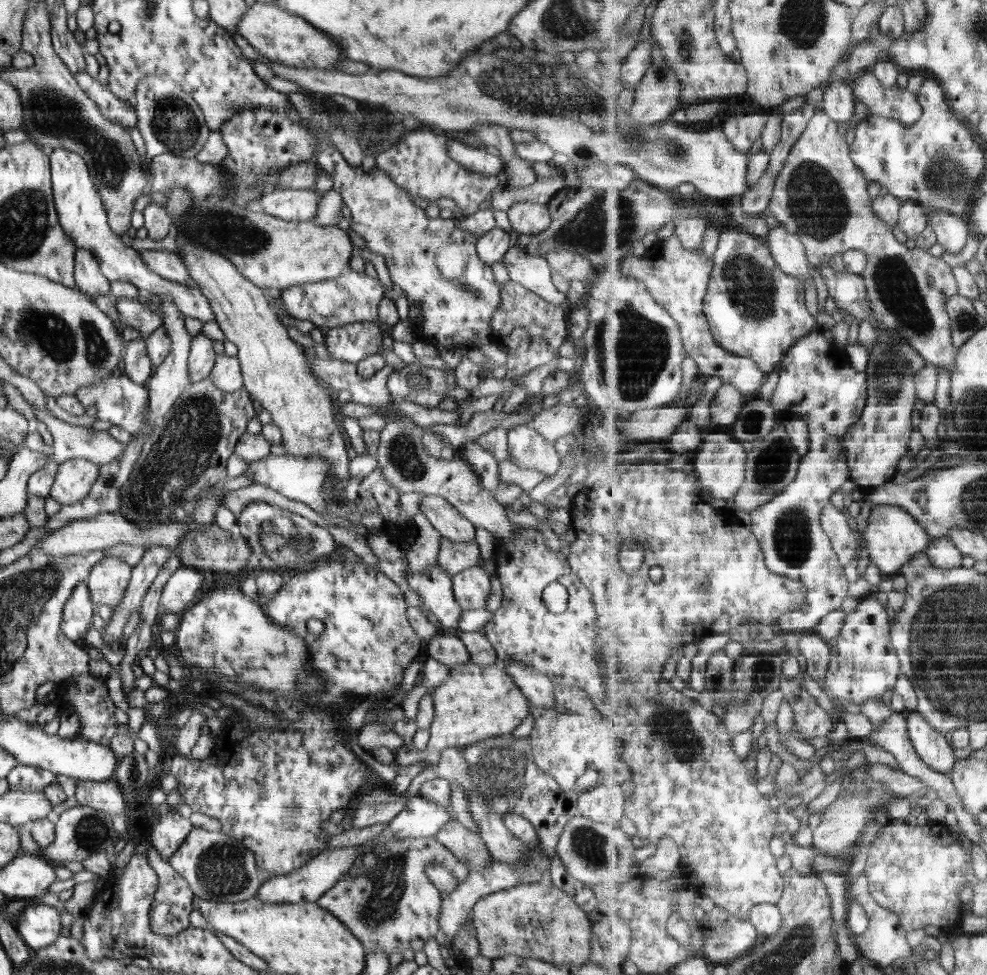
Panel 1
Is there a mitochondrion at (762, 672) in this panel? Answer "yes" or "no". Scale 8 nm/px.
yes

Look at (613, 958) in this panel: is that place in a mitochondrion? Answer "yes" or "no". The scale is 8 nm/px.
no

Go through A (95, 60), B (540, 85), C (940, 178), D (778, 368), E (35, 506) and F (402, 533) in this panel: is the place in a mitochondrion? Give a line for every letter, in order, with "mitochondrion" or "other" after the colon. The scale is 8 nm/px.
A: other
B: mitochondrion
C: mitochondrion
D: other
E: other
F: other

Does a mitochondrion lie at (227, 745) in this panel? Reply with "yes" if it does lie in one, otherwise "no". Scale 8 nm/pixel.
no

